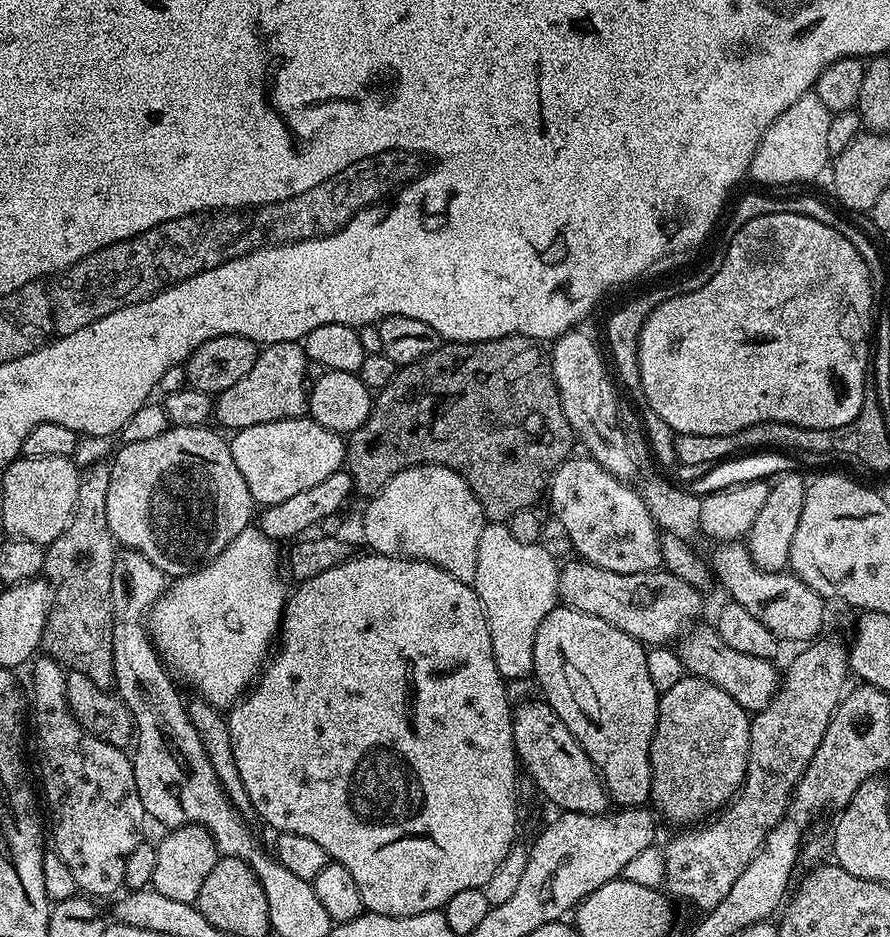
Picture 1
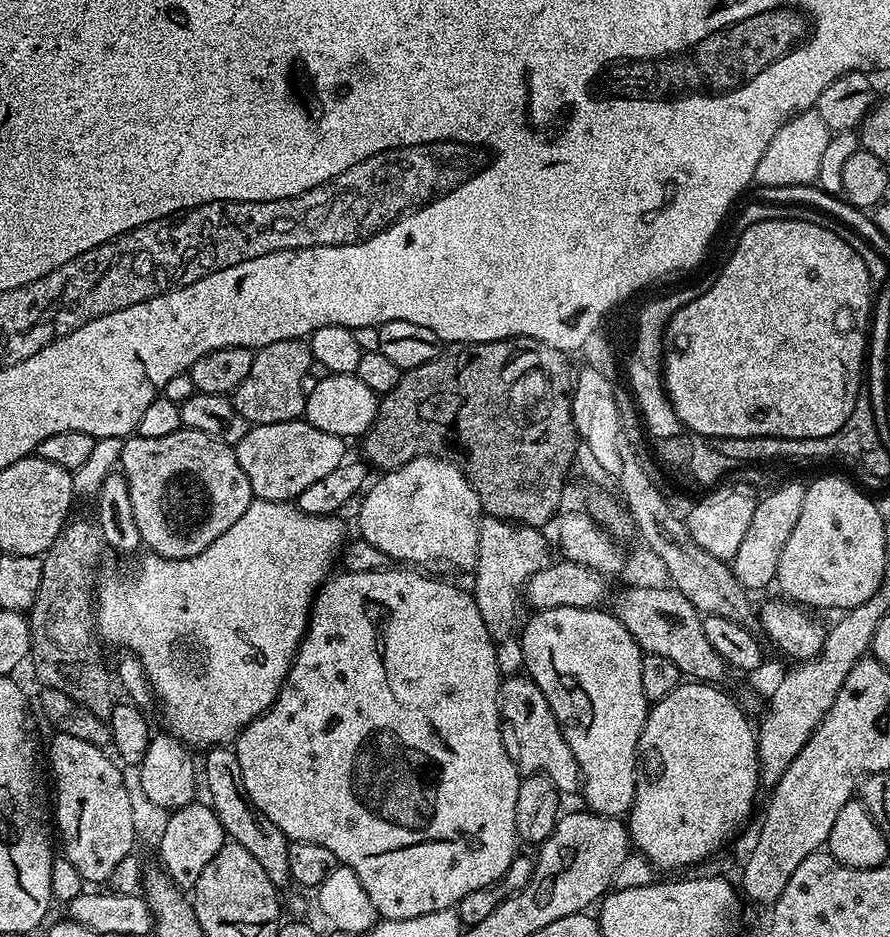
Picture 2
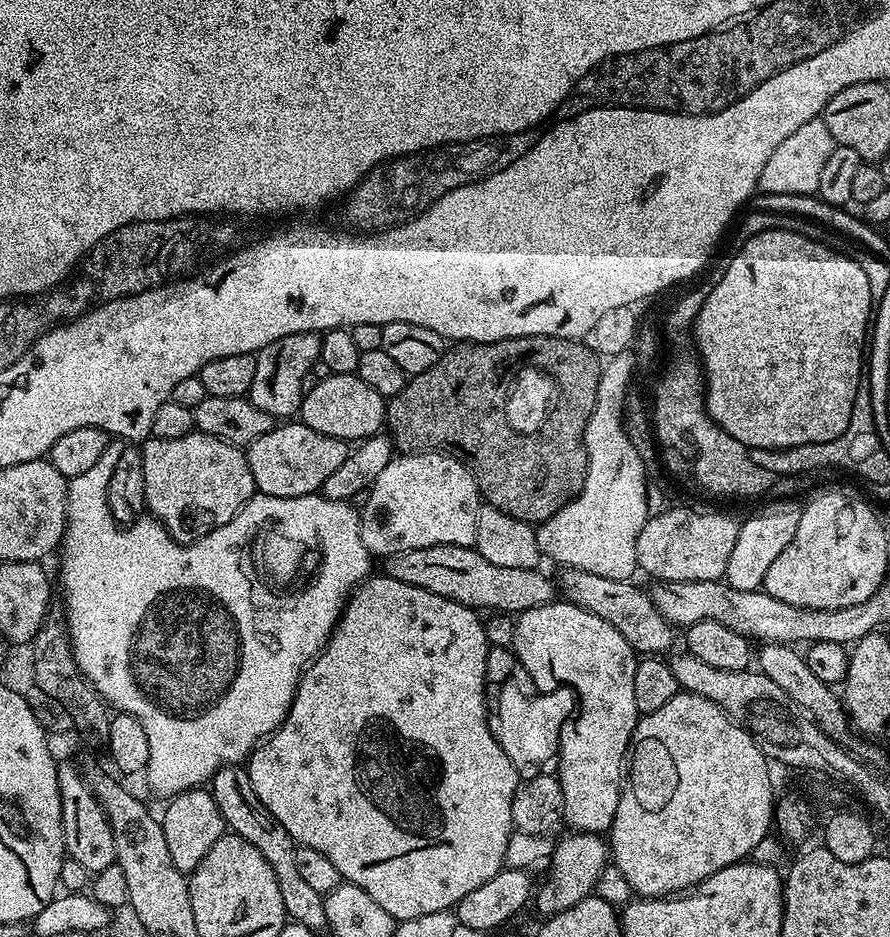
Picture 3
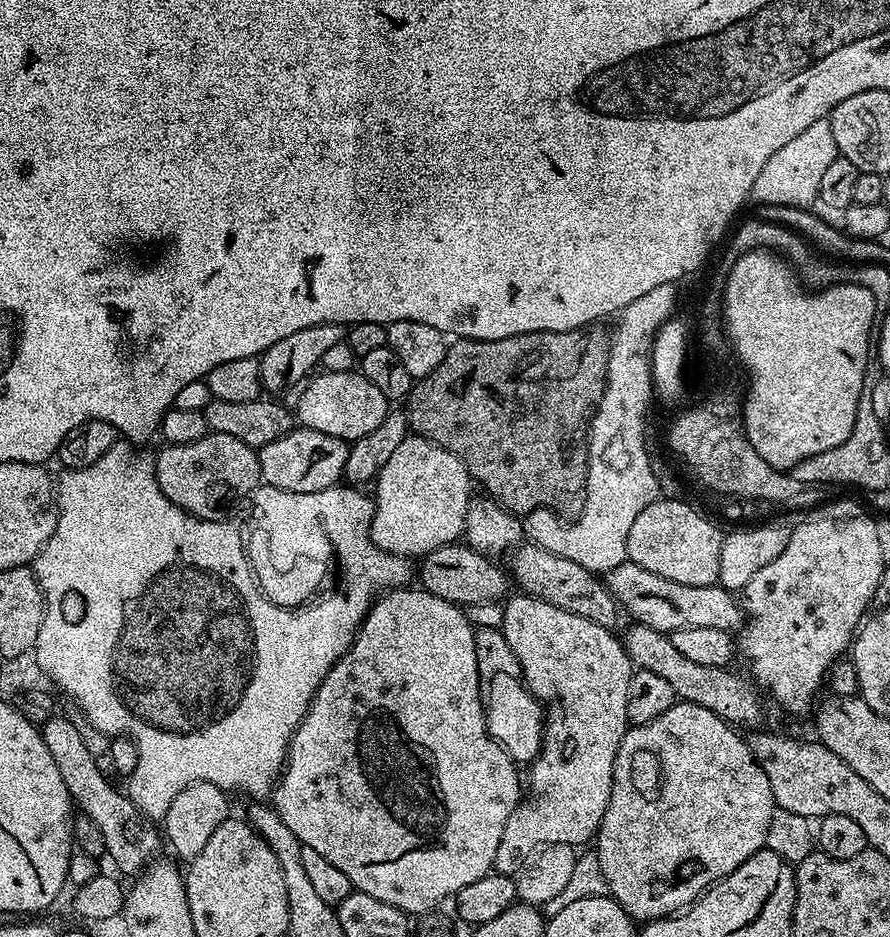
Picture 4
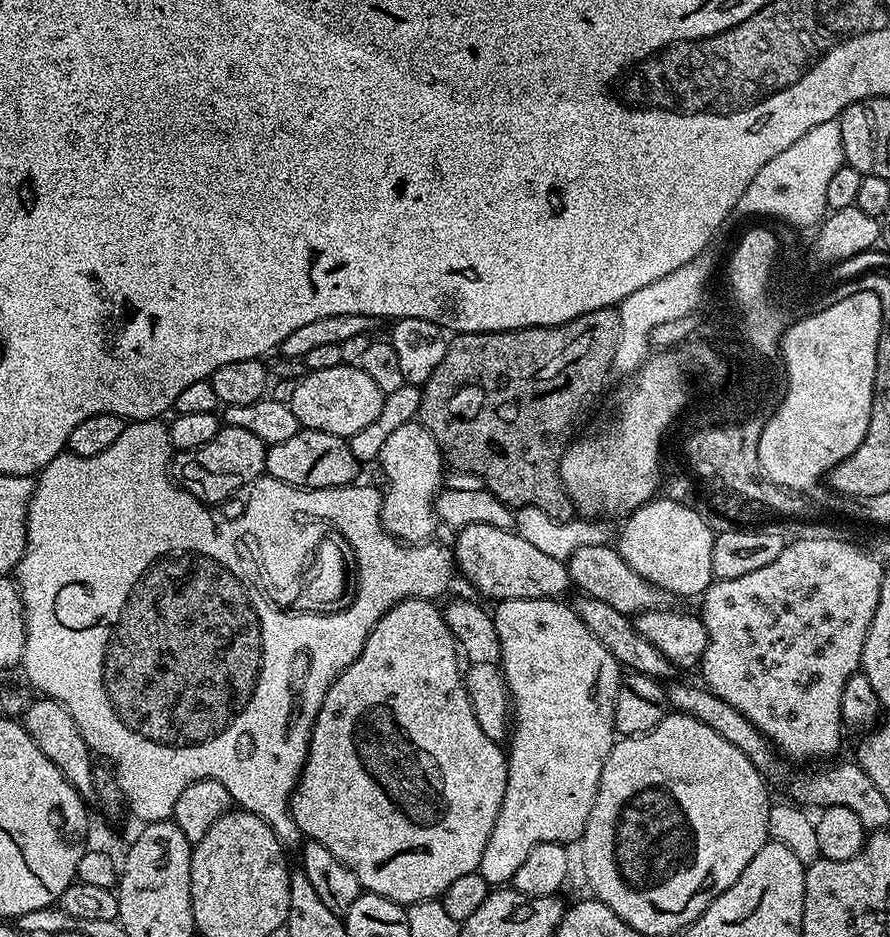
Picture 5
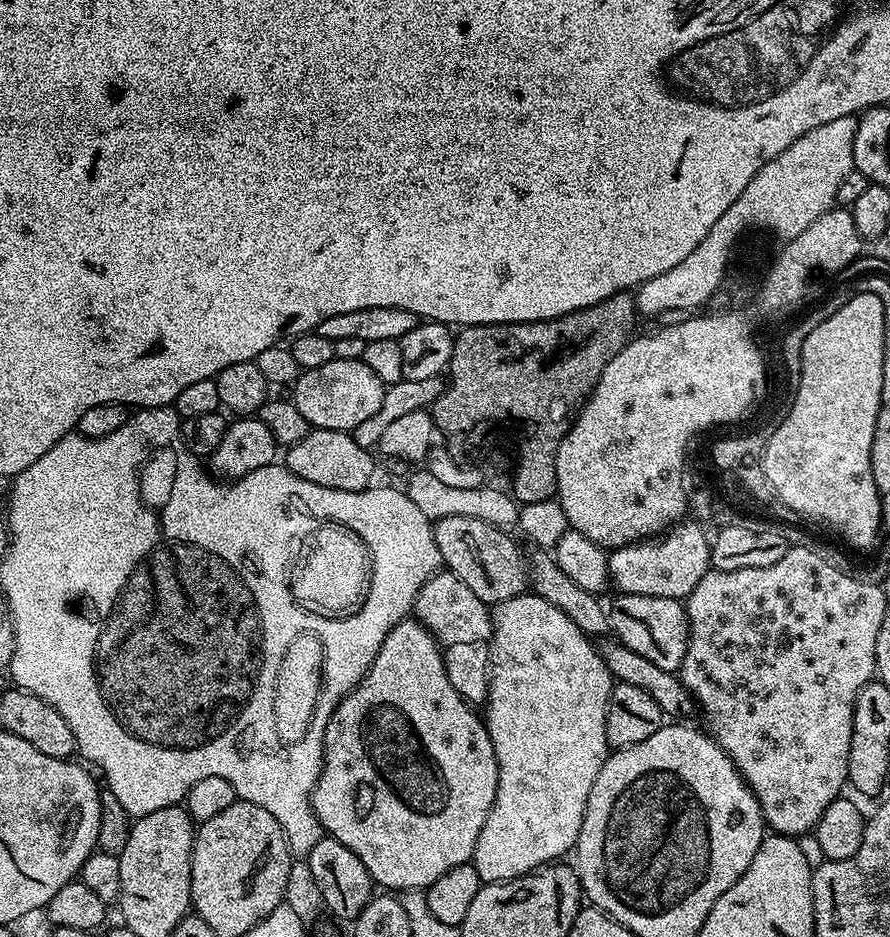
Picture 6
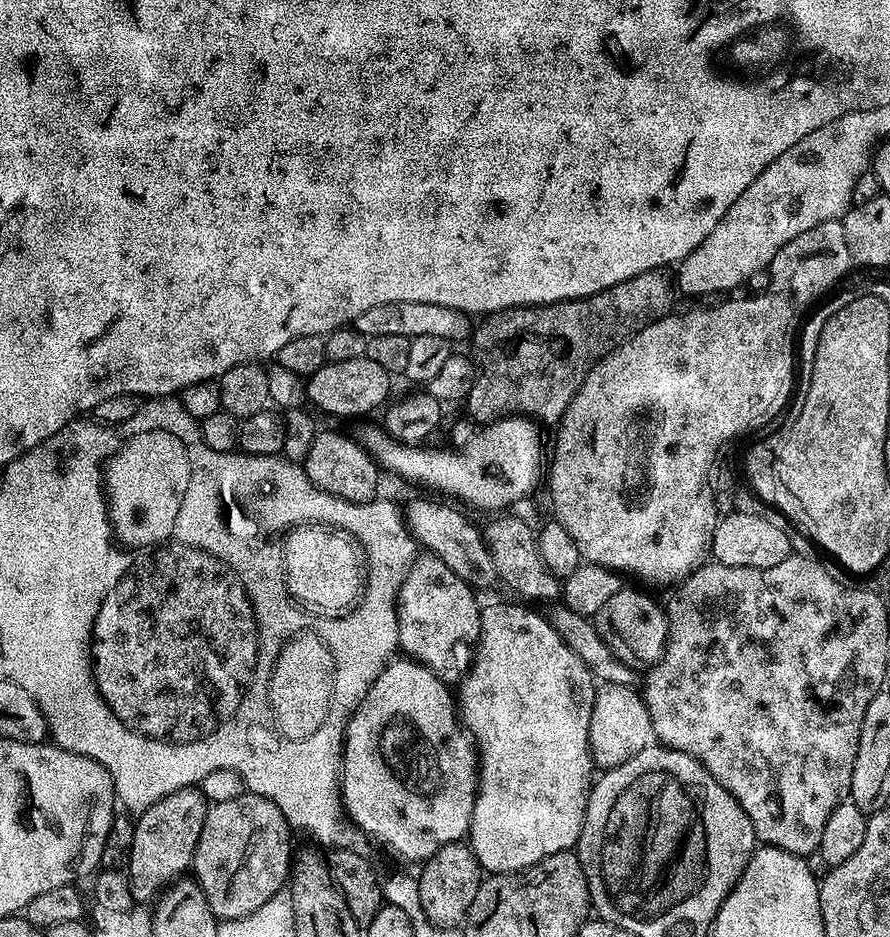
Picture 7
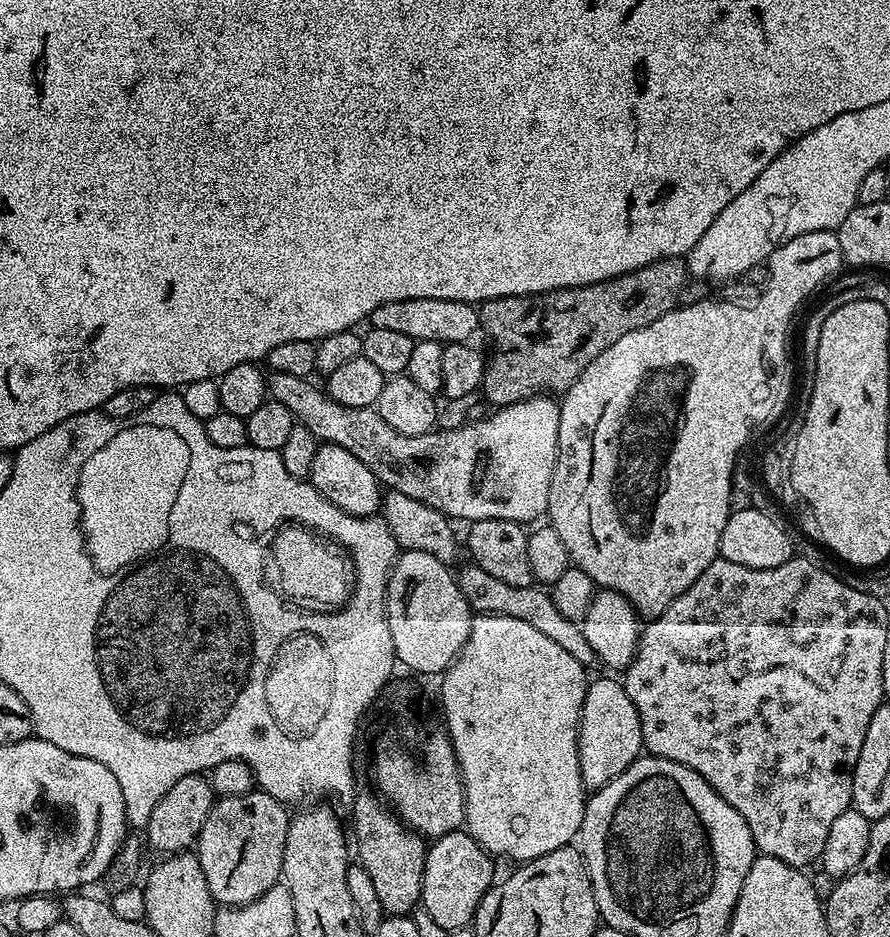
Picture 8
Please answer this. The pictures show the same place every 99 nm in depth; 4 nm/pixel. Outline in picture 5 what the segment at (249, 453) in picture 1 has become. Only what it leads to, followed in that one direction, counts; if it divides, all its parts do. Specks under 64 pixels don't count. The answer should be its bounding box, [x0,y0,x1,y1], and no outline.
[265,430,358,488]

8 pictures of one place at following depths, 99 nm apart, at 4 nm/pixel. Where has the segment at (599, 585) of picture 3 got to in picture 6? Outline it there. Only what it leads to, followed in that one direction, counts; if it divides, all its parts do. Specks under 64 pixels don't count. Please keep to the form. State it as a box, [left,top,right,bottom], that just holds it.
[434,518,530,606]

